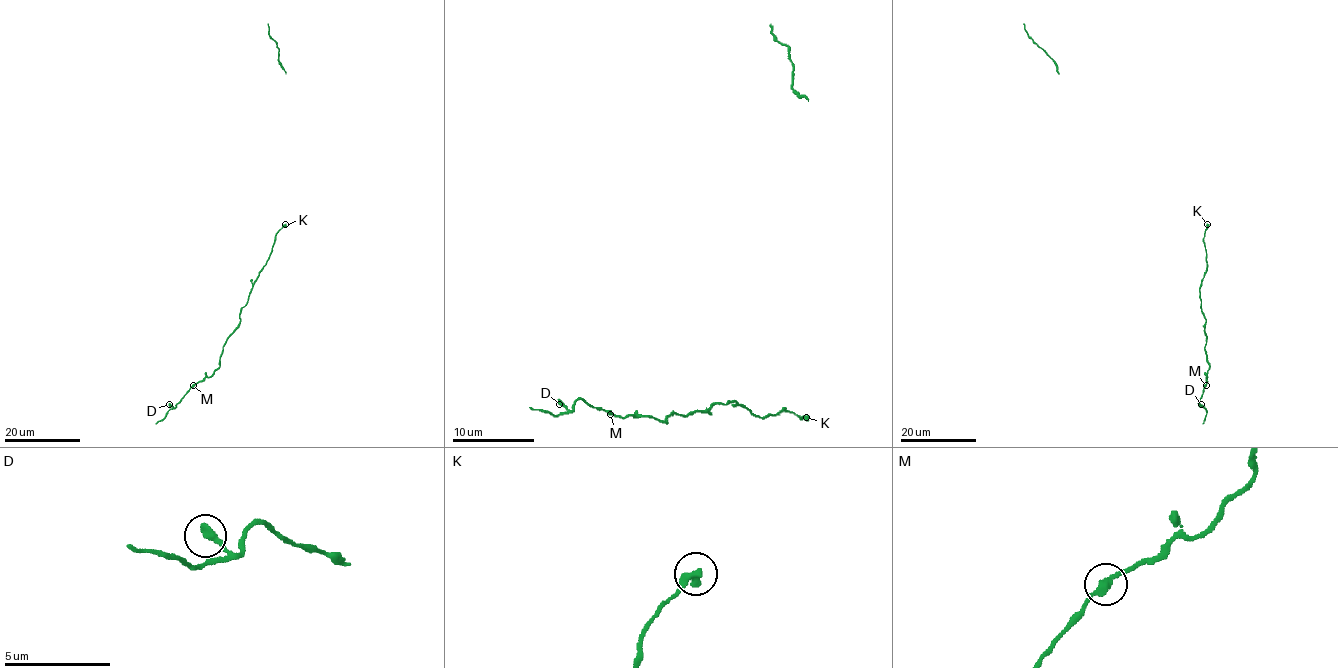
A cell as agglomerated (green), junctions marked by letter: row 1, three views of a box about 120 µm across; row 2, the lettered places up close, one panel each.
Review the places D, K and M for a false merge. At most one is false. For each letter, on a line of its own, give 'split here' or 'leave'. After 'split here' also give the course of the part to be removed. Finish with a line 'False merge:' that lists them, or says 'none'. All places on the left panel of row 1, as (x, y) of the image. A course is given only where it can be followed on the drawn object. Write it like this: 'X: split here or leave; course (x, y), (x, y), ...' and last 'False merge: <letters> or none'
D: leave
K: leave
M: leave
False merge: none

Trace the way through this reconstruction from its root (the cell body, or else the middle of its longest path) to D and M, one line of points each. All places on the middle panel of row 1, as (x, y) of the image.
D: (807, 416), (783, 408), (755, 416), (728, 402), (661, 422), (581, 400), (571, 410), (559, 404)
M: (807, 416), (783, 408), (755, 416), (736, 402), (714, 404), (710, 414), (673, 412), (667, 422), (610, 414)

